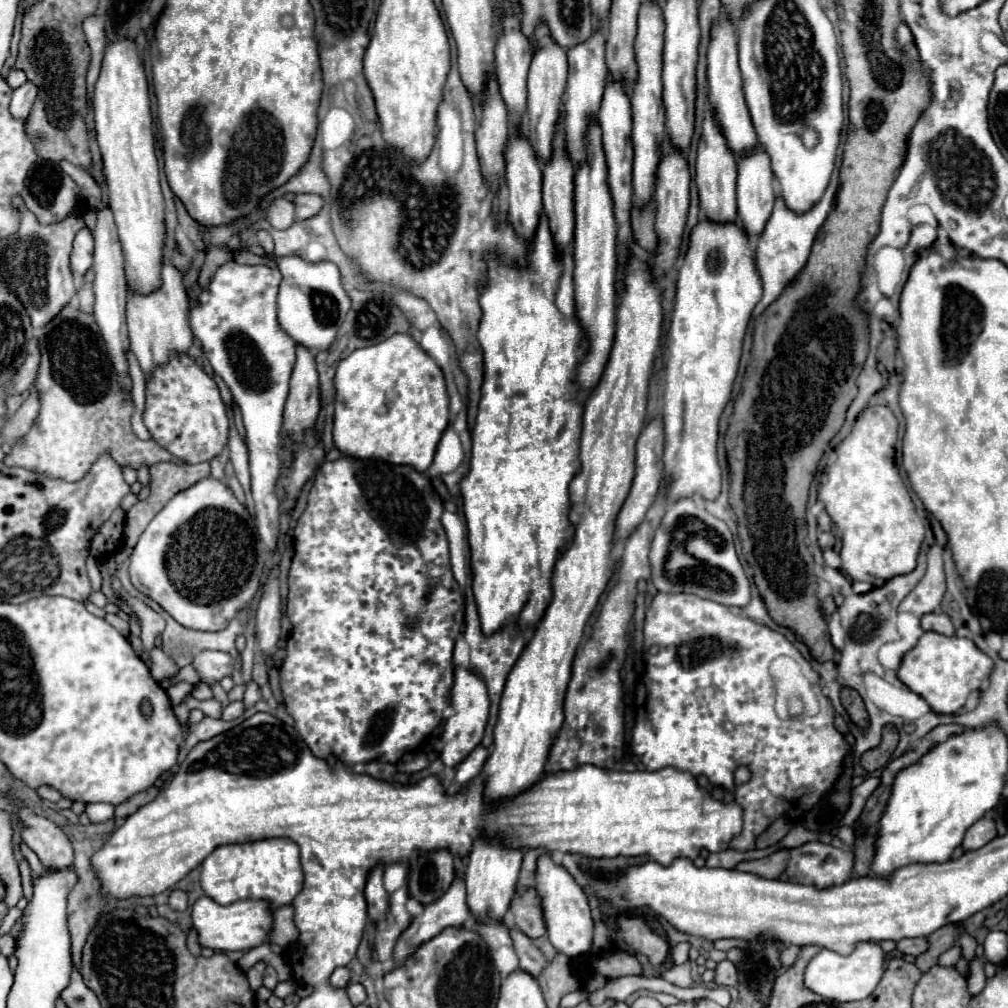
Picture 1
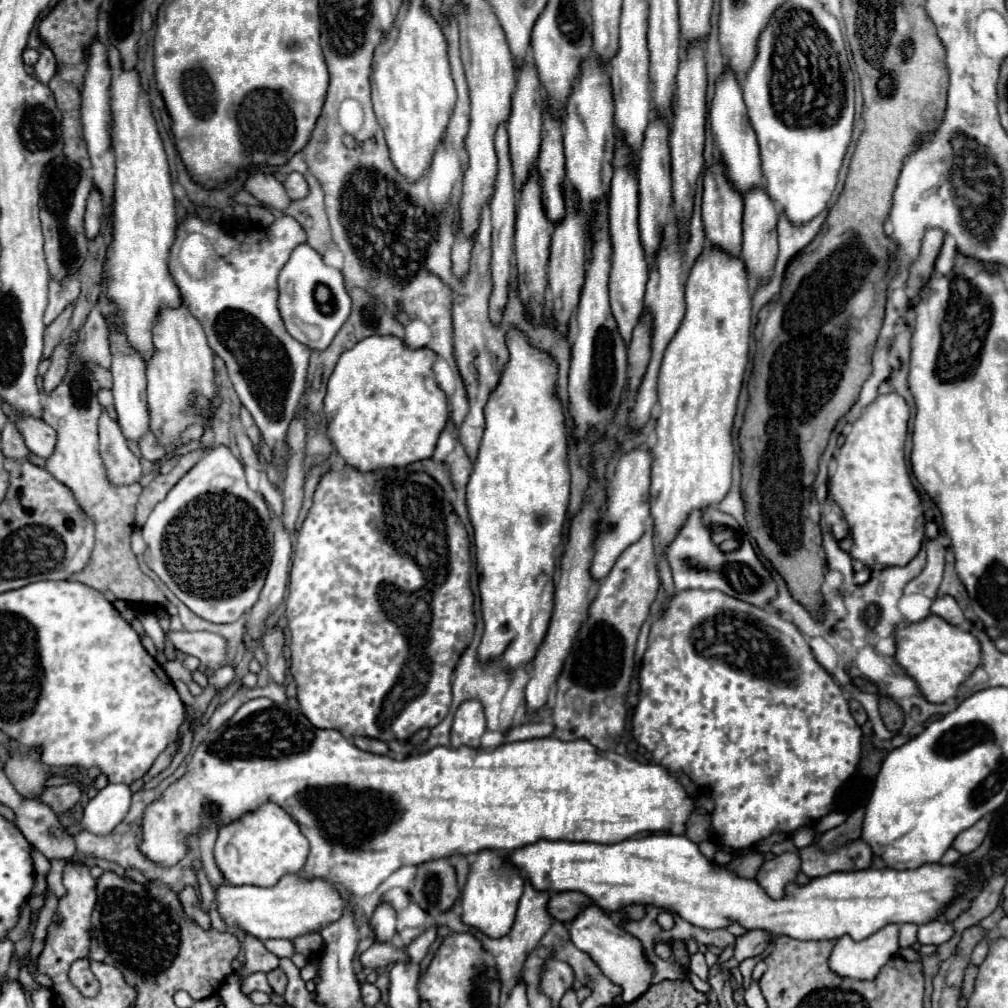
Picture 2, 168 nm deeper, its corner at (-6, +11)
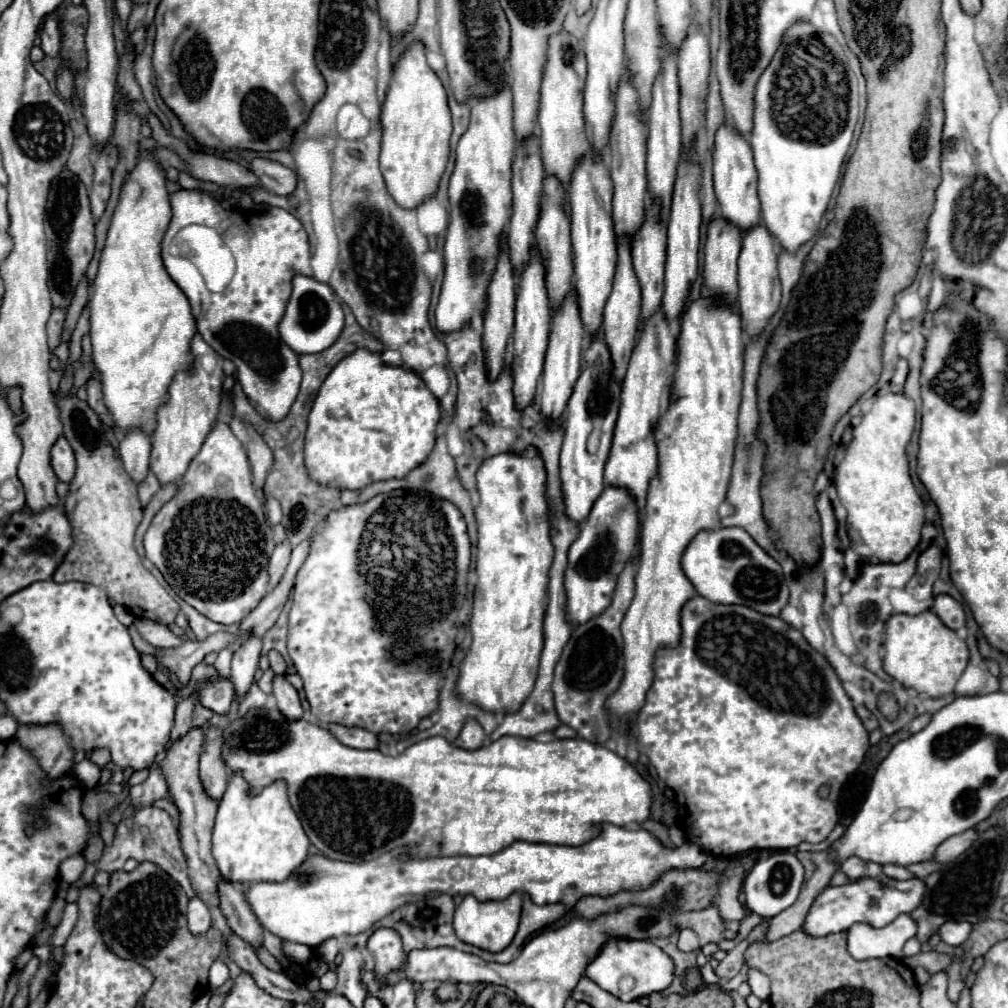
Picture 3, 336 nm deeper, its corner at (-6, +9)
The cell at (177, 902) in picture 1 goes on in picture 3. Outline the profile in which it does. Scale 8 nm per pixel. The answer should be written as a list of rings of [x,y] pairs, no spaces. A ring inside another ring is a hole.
[[[197,896],[189,900],[189,910],[187,910],[187,926],[191,934],[205,934],[211,928],[211,914],[209,908],[205,906],[203,900]]]

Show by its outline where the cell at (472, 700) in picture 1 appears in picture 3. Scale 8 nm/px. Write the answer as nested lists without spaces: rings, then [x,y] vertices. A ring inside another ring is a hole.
[[[469,720],[469,722],[463,726],[459,738],[455,740],[455,746],[465,748],[465,750],[477,750],[477,748],[483,746],[483,738],[485,738],[483,728],[481,728],[475,720]]]

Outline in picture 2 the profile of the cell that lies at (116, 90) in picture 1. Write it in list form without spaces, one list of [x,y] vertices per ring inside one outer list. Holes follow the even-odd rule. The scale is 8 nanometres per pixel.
[[[121,68],[113,78],[111,78],[111,124],[109,124],[109,134],[113,142],[113,152],[115,152],[115,166],[117,166],[117,176],[115,176],[115,222],[113,222],[113,242],[107,252],[107,294],[109,298],[119,306],[121,314],[115,318],[115,322],[121,322],[129,342],[139,350],[139,354],[147,360],[153,354],[153,344],[151,344],[151,326],[155,322],[157,310],[165,306],[179,306],[181,296],[179,288],[175,288],[175,280],[169,272],[169,250],[175,242],[175,232],[177,232],[177,218],[175,218],[175,198],[173,198],[173,188],[171,188],[171,176],[169,176],[169,164],[167,164],[167,154],[151,112],[151,104],[147,100],[147,92],[143,90],[139,82],[139,72],[135,68],[127,70]]]

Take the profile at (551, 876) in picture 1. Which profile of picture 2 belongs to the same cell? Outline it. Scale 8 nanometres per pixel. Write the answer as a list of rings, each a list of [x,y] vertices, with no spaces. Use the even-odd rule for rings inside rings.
[[[589,904],[587,908],[583,908],[583,912],[579,912],[579,916],[575,916],[575,920],[569,924],[569,936],[579,950],[587,952],[599,964],[599,968],[605,976],[611,978],[611,982],[623,988],[621,998],[625,1002],[637,1000],[649,988],[653,966],[645,962],[641,942],[635,936],[627,934],[621,926],[613,924],[609,914],[605,914],[597,904]]]

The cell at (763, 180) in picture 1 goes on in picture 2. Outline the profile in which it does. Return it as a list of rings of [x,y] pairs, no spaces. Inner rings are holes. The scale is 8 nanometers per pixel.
[[[763,186],[751,188],[745,200],[745,212],[743,212],[743,250],[741,256],[745,260],[745,266],[749,274],[753,276],[753,282],[765,282],[773,274],[773,264],[777,258],[777,206],[767,196],[767,190]]]

